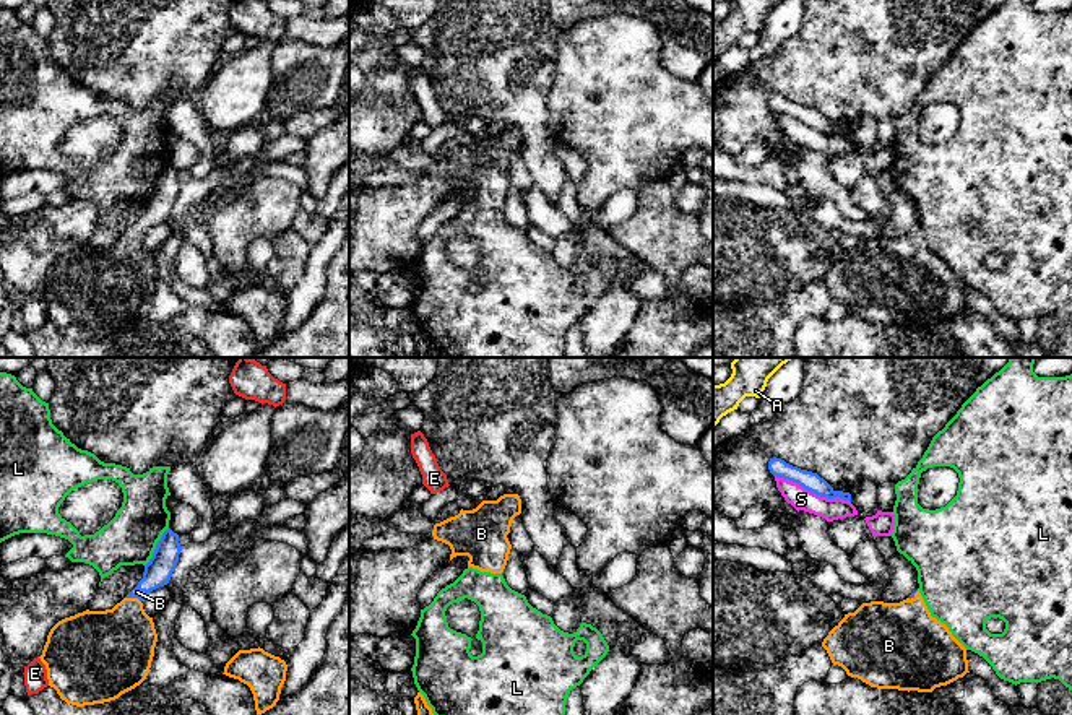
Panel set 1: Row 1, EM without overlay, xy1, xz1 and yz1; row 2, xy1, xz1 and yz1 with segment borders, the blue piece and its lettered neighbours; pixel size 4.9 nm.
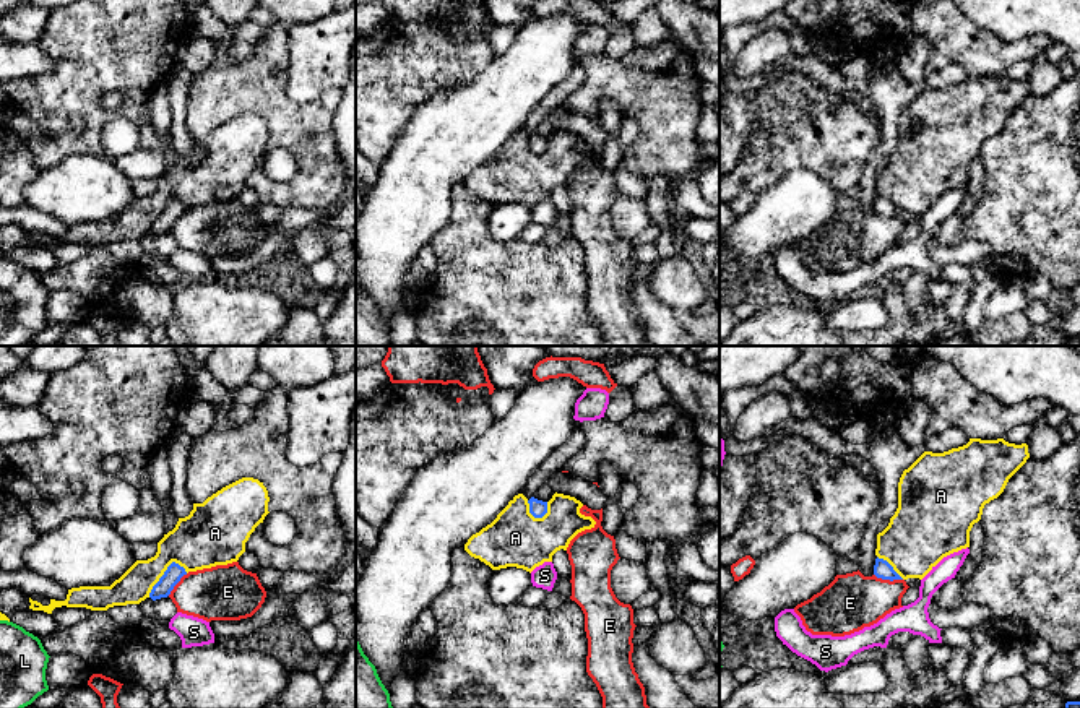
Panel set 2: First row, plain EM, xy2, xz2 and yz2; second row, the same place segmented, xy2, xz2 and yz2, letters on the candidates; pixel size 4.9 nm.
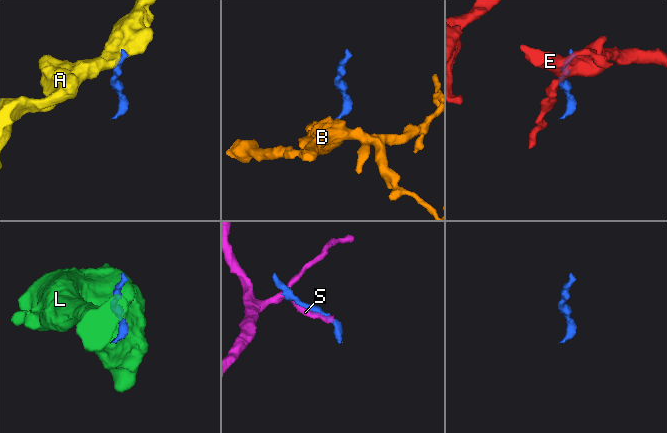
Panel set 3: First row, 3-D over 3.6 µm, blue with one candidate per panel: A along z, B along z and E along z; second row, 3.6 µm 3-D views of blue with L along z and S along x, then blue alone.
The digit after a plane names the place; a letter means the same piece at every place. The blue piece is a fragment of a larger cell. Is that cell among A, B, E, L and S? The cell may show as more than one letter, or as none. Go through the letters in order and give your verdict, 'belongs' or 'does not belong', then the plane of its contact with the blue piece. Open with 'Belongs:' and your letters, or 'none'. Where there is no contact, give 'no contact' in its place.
Belongs: B
A: does not belong | xy2
B: belongs | xy1
E: does not belong | yz2
L: does not belong | xy1
S: does not belong | yz1

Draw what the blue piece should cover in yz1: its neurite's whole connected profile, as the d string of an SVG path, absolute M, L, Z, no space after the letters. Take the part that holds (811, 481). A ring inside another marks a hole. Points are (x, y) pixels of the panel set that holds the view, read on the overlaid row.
M776 457L770 458L768 470L773 476L798 483L804 489L807 489L807 491L820 496L820 497L827 497L827 499L840 497L843 500L851 502L851 494L849 492L835 491L817 473L793 466L793 465L786 463L785 460L781 460L781 458L776 458Z

